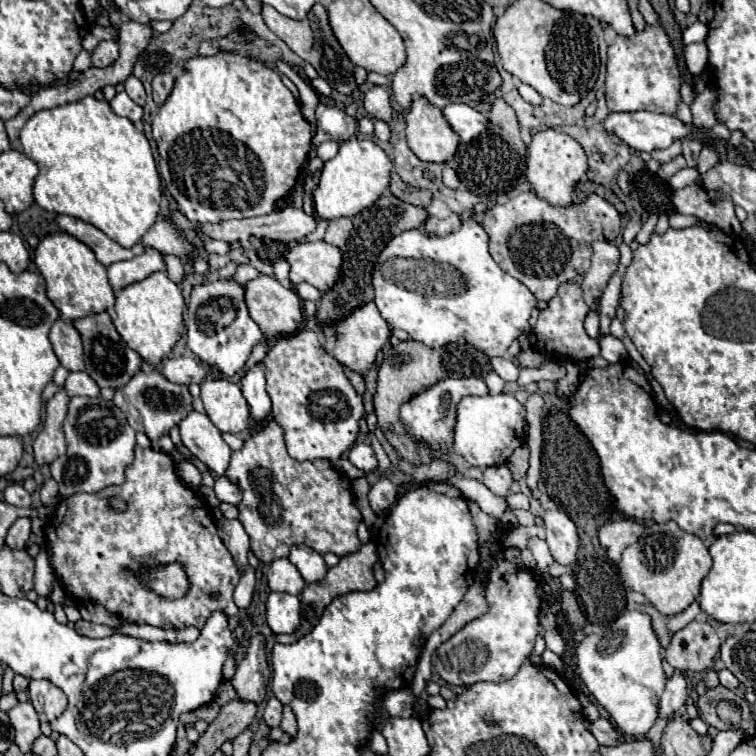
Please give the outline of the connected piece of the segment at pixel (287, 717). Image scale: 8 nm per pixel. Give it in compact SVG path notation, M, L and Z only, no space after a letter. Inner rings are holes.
M284 706L280 727L284 732L290 734L290 736L296 736L296 732L298 732L296 718L294 718L294 714L292 714L292 710L288 706Z

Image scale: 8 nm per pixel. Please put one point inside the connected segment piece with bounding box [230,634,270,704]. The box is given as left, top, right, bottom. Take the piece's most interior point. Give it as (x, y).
(252, 675)

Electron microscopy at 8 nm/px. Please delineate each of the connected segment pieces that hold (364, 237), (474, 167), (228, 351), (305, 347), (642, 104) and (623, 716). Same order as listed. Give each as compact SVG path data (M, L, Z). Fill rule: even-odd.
M384 192L384 196L380 196L380 200L376 200L376 204L360 214L354 216L354 228L350 232L350 244L346 244L346 252L344 252L344 262L342 262L342 274L340 274L340 282L336 284L336 288L332 288L330 292L326 292L320 298L318 304L318 312L316 312L316 320L324 320L324 322L332 322L338 320L342 316L346 316L352 308L362 306L364 302L370 302L374 298L374 290L372 290L372 268L376 262L378 252L384 248L384 244L410 228L420 228L426 220L426 210L406 204L402 200L398 200L394 194Z
M496 98L488 114L488 120L492 128L488 128L488 132L484 132L476 140L468 144L460 144L454 162L456 162L458 178L472 194L494 198L502 192L512 190L524 178L526 162L524 162L524 142L520 138L520 126L512 106L508 106L502 98Z
M218 278L196 286L192 290L188 312L186 348L202 362L218 368L224 376L238 372L250 356L250 350L262 340L260 326L248 316L244 288L236 282L230 282L228 278Z
M304 328L282 336L270 346L262 364L266 366L266 392L272 400L272 420L284 430L288 454L300 462L336 462L354 444L364 406L362 396L354 392L342 366L322 350L320 336Z
M648 26L632 38L616 36L606 60L606 102L612 112L656 112L674 114L680 102L680 72L674 50L660 26Z
M626 612L608 630L588 634L576 648L576 668L582 682L622 734L640 738L658 718L658 700L666 684L660 652L652 620L642 612Z

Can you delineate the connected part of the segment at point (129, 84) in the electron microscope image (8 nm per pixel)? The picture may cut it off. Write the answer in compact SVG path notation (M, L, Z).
M130 76L126 82L124 82L124 88L126 88L126 94L140 106L146 104L146 92L144 92L144 86L142 82L136 78L136 76Z

